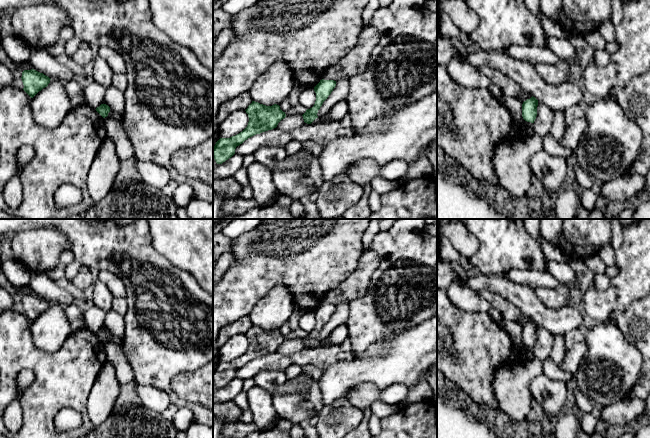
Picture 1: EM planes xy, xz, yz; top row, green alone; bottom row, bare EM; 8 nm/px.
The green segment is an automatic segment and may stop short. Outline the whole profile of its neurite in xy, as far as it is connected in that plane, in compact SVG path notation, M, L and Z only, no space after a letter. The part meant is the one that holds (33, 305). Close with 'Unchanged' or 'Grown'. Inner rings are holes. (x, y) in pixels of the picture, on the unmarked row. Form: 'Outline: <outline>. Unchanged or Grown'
Outline: M34 293L24 294L22 296L23 314L33 322L39 315L47 311L50 307L50 302L43 297Z. Unchanged

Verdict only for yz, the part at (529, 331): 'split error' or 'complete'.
complete

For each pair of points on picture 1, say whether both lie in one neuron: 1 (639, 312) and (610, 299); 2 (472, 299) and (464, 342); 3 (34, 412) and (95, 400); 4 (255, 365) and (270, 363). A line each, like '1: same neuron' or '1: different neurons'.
1: different neurons
2: different neurons
3: different neurons
4: same neuron

